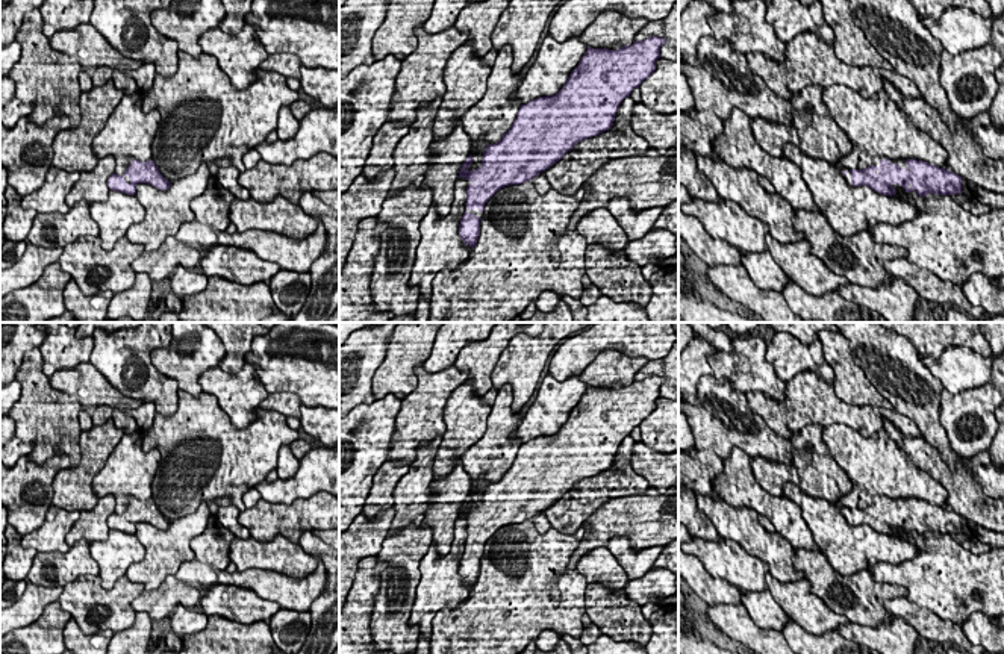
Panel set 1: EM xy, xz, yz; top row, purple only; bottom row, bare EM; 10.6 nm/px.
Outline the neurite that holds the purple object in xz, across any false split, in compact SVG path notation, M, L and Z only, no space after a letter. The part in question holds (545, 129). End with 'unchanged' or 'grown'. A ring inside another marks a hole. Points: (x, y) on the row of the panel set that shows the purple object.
M650 36L618 50L588 47L556 95L519 106L512 127L483 151L482 165L469 171L469 154L457 179L466 180L465 212L459 236L472 250L488 200L501 188L539 176L583 139L613 126L624 98L656 71L665 38Z | grown

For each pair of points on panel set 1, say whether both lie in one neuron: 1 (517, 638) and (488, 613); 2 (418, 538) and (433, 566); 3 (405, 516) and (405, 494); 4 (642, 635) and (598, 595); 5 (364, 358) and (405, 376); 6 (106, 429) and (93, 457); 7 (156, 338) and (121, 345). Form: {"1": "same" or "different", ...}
{"1": "same", "2": "different", "3": "same", "4": "same", "5": "different", "6": "same", "7": "same"}

